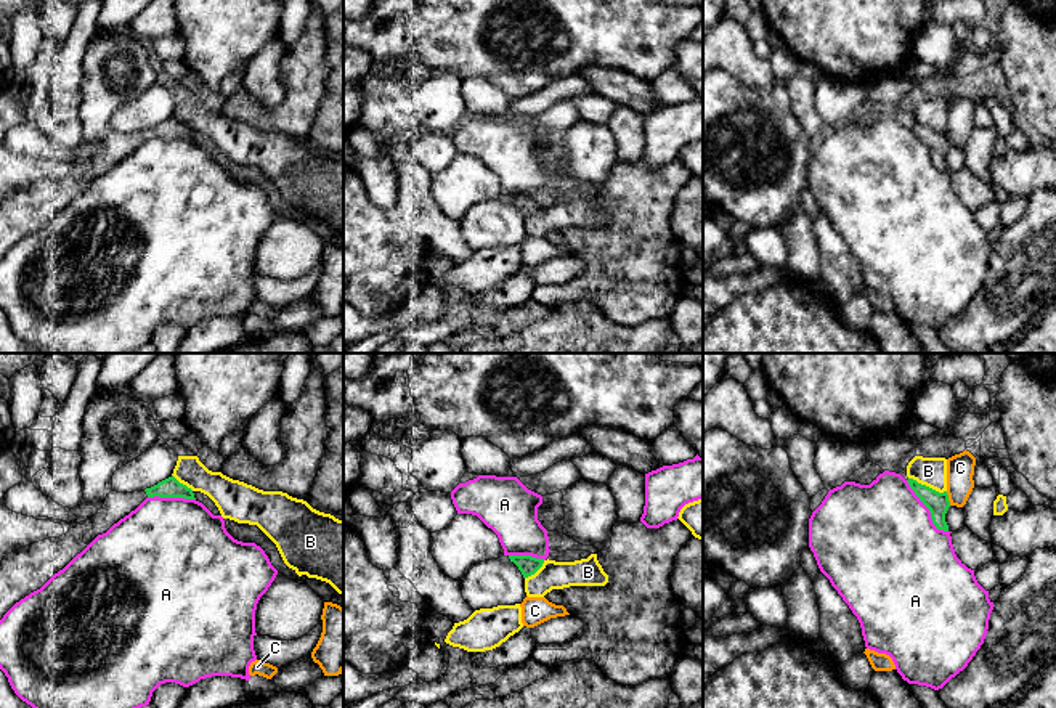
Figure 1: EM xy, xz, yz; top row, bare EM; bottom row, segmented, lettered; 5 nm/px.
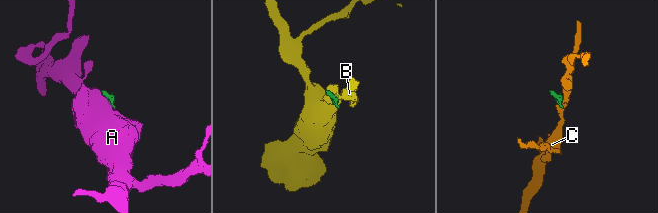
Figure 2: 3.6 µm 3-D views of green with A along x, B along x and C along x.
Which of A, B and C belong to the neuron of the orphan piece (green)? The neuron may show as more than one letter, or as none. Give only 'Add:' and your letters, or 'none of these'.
Add: none of these

